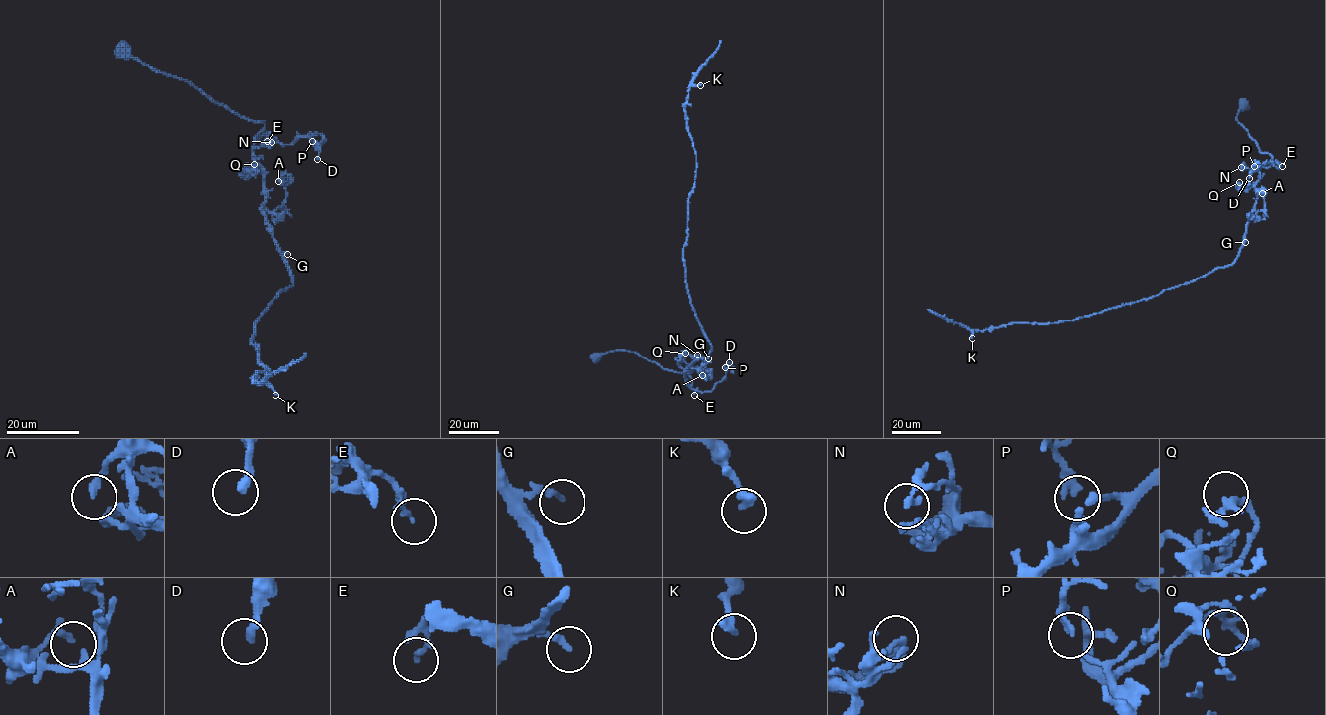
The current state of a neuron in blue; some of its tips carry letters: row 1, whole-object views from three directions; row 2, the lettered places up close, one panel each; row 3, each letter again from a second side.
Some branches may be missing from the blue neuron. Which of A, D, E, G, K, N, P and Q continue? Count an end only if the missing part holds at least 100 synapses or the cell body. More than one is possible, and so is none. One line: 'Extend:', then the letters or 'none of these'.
Extend: none of these

